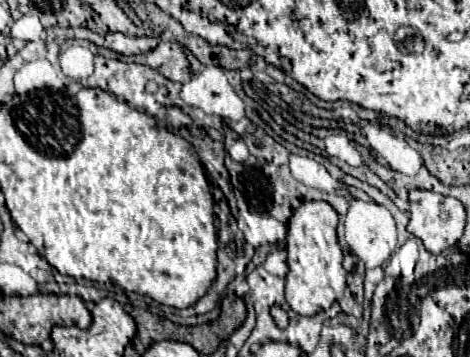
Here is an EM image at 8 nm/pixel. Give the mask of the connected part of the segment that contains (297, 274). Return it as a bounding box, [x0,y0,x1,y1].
[285,200,345,316]

